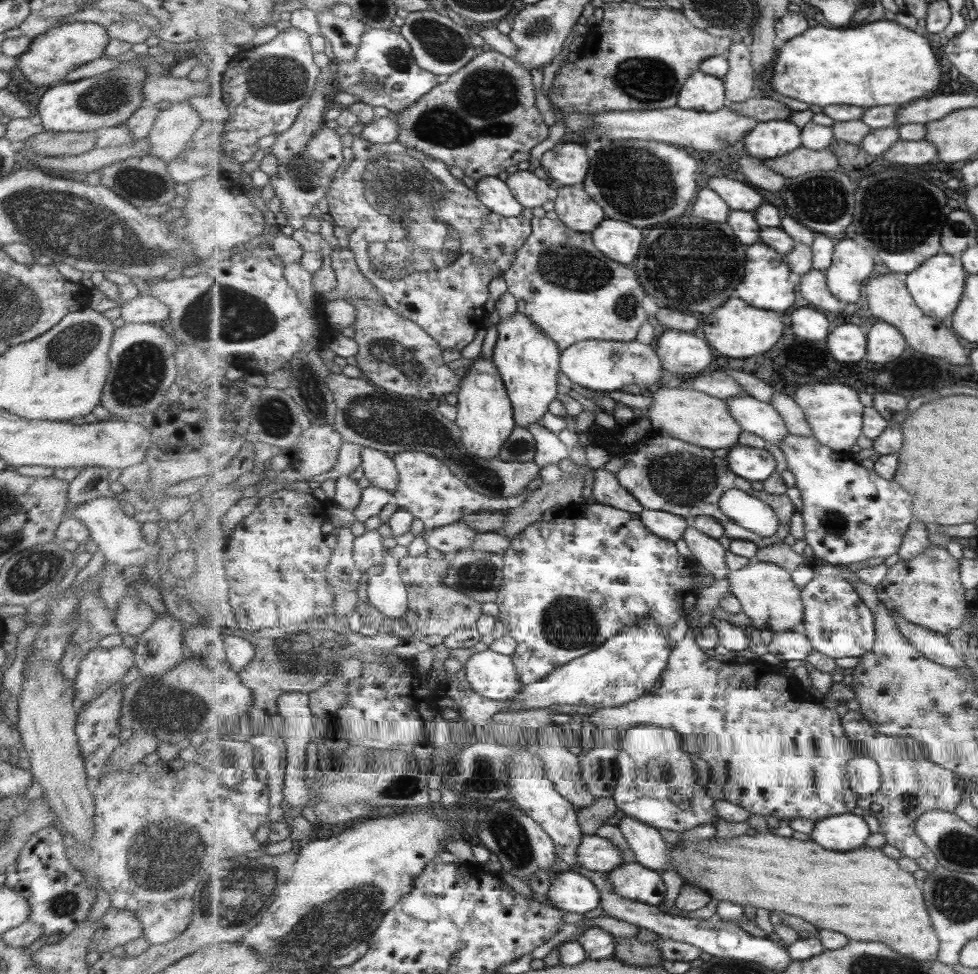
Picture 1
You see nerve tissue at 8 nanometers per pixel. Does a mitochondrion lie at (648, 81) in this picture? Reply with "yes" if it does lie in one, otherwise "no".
yes

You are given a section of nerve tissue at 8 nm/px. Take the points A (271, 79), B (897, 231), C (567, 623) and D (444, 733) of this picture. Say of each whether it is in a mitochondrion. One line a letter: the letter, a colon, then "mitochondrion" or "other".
A: mitochondrion
B: mitochondrion
C: mitochondrion
D: other

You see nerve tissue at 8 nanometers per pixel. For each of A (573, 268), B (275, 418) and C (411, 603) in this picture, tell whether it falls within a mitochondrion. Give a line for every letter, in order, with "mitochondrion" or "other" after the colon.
A: mitochondrion
B: mitochondrion
C: other

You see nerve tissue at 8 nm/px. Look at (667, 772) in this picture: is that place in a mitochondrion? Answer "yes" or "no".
yes

